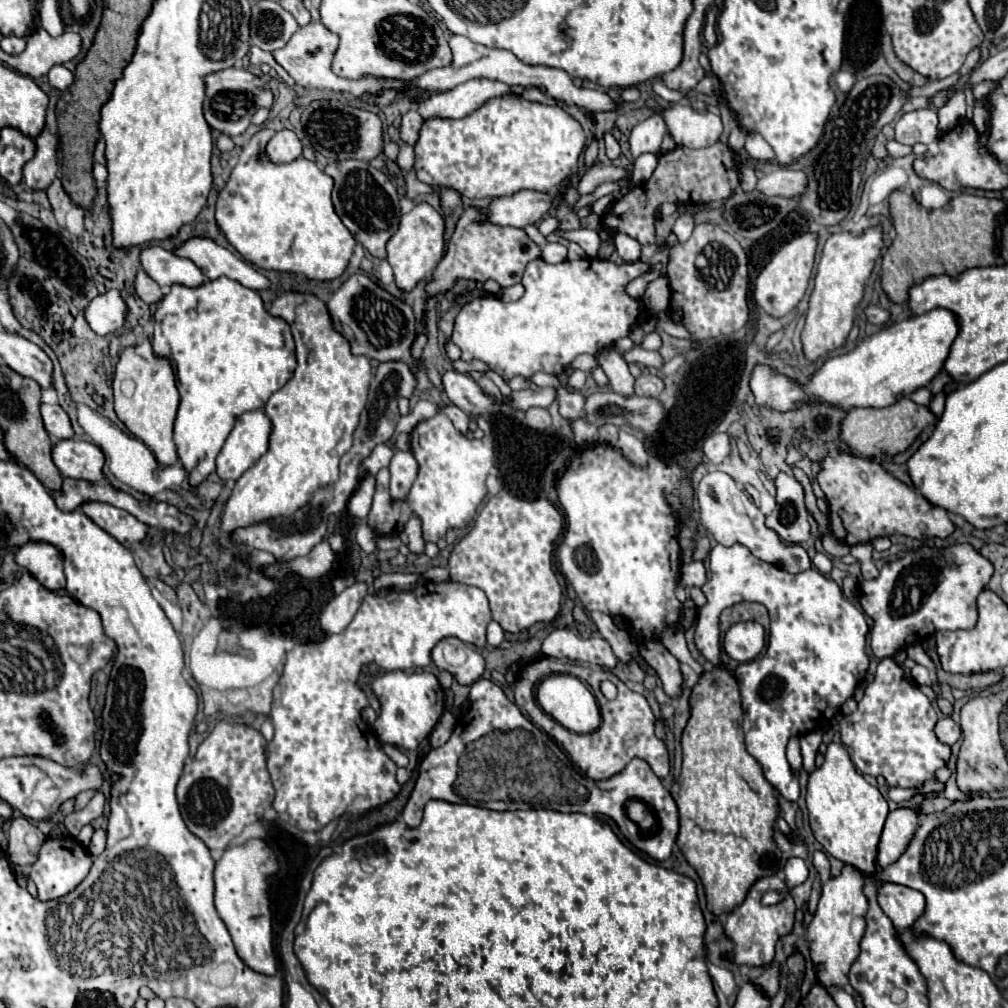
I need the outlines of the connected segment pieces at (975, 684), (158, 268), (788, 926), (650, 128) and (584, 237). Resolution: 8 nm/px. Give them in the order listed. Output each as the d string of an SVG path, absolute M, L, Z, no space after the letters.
M942 668L936 670L938 682L960 690L984 690L1002 680L1000 672L980 672L980 674L948 674Z
M160 246L144 248L140 260L148 276L156 280L160 286L182 284L188 288L196 288L204 284L204 274L192 260L180 258L174 252L168 252Z
M778 876L772 878L760 878L748 892L746 900L734 910L730 912L730 916L726 918L726 926L724 932L726 936L732 940L734 950L730 952L730 960L736 966L762 966L762 964L772 964L774 962L774 954L776 954L776 942L780 940L780 936L786 936L792 932L794 926L794 900L792 896L786 894L784 902L778 906L762 906L760 898L764 892L768 890L784 890L784 880Z
M652 114L644 122L636 124L630 134L630 152L632 158L638 158L644 152L658 154L662 138L666 134L666 124L660 114Z
M558 228L556 234L562 236L562 238L566 238L566 240L570 240L570 242L578 242L586 250L586 254L590 258L596 258L598 246L601 246L601 239L598 232L585 232L585 228L578 230L562 230L562 228Z

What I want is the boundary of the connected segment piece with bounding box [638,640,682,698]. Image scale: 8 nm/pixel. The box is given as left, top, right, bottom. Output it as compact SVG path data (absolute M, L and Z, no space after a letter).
M648 640L640 642L638 650L642 658L656 670L656 674L662 680L662 688L666 696L678 698L682 694L682 672L680 672L680 662L658 642Z

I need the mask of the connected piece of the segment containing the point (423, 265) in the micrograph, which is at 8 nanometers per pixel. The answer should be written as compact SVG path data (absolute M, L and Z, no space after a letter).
M418 204L412 212L404 214L398 232L386 244L386 260L394 270L396 286L402 292L416 288L438 266L444 254L444 220L430 204Z

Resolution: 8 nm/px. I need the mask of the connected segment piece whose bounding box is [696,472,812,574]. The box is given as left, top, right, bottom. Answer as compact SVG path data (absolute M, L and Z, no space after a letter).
M708 472L700 480L696 488L696 498L700 506L700 522L702 526L714 536L714 540L722 546L732 546L732 544L742 544L746 546L756 558L776 564L780 562L786 572L798 574L808 570L810 558L806 550L798 544L784 544L776 532L766 528L764 524L764 514L756 508L756 504L748 498L748 494L724 472Z

